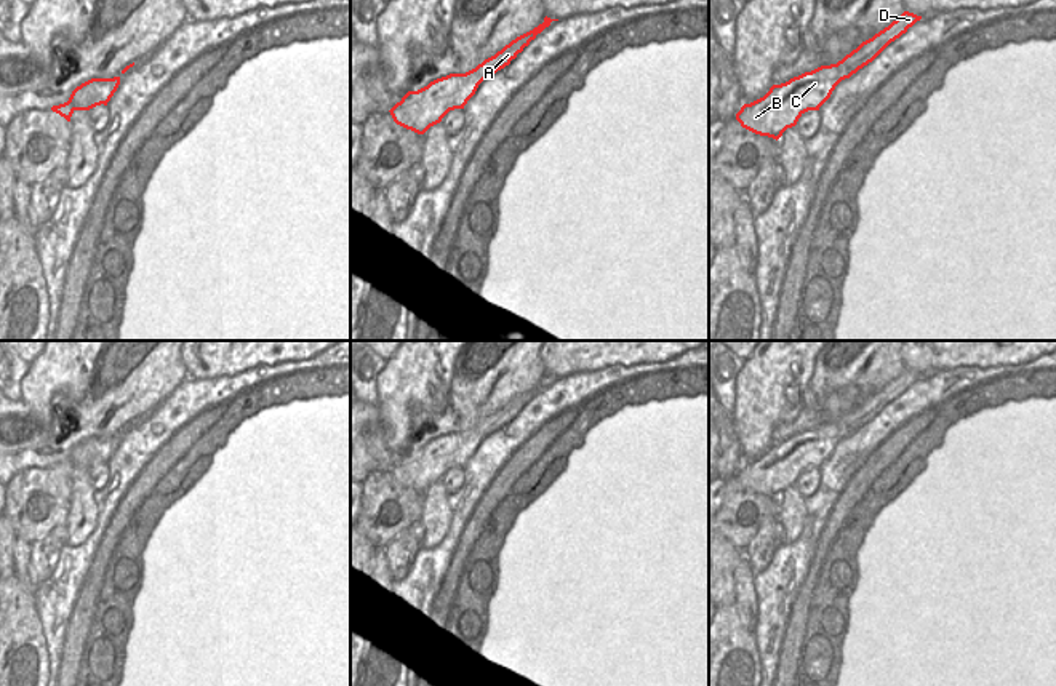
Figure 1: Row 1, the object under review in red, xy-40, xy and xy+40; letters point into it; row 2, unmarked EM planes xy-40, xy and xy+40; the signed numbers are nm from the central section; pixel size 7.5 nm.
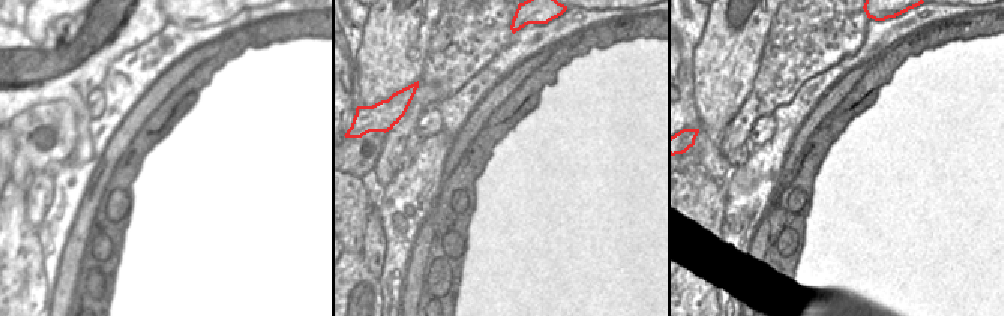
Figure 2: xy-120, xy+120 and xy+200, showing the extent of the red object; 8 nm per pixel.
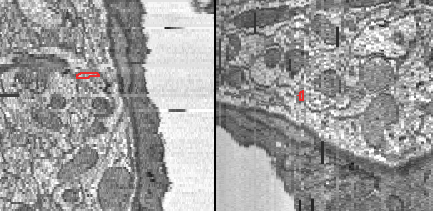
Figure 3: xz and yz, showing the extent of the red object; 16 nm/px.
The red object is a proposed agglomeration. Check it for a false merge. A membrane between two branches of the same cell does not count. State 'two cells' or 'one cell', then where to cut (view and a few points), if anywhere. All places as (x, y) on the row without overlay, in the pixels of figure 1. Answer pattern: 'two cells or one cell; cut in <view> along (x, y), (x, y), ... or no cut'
one cell; no cut

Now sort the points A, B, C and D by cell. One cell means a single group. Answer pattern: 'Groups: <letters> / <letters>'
Groups: A B C D.

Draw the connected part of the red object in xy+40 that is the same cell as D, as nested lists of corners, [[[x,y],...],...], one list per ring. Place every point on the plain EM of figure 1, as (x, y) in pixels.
[[[904,369],[888,385],[862,400],[837,422],[821,424],[786,441],[773,443],[763,456],[744,462],[736,472],[736,478],[749,489],[778,499],[787,486],[797,483],[805,470],[819,469],[842,438],[872,421],[920,377],[922,374]]]

